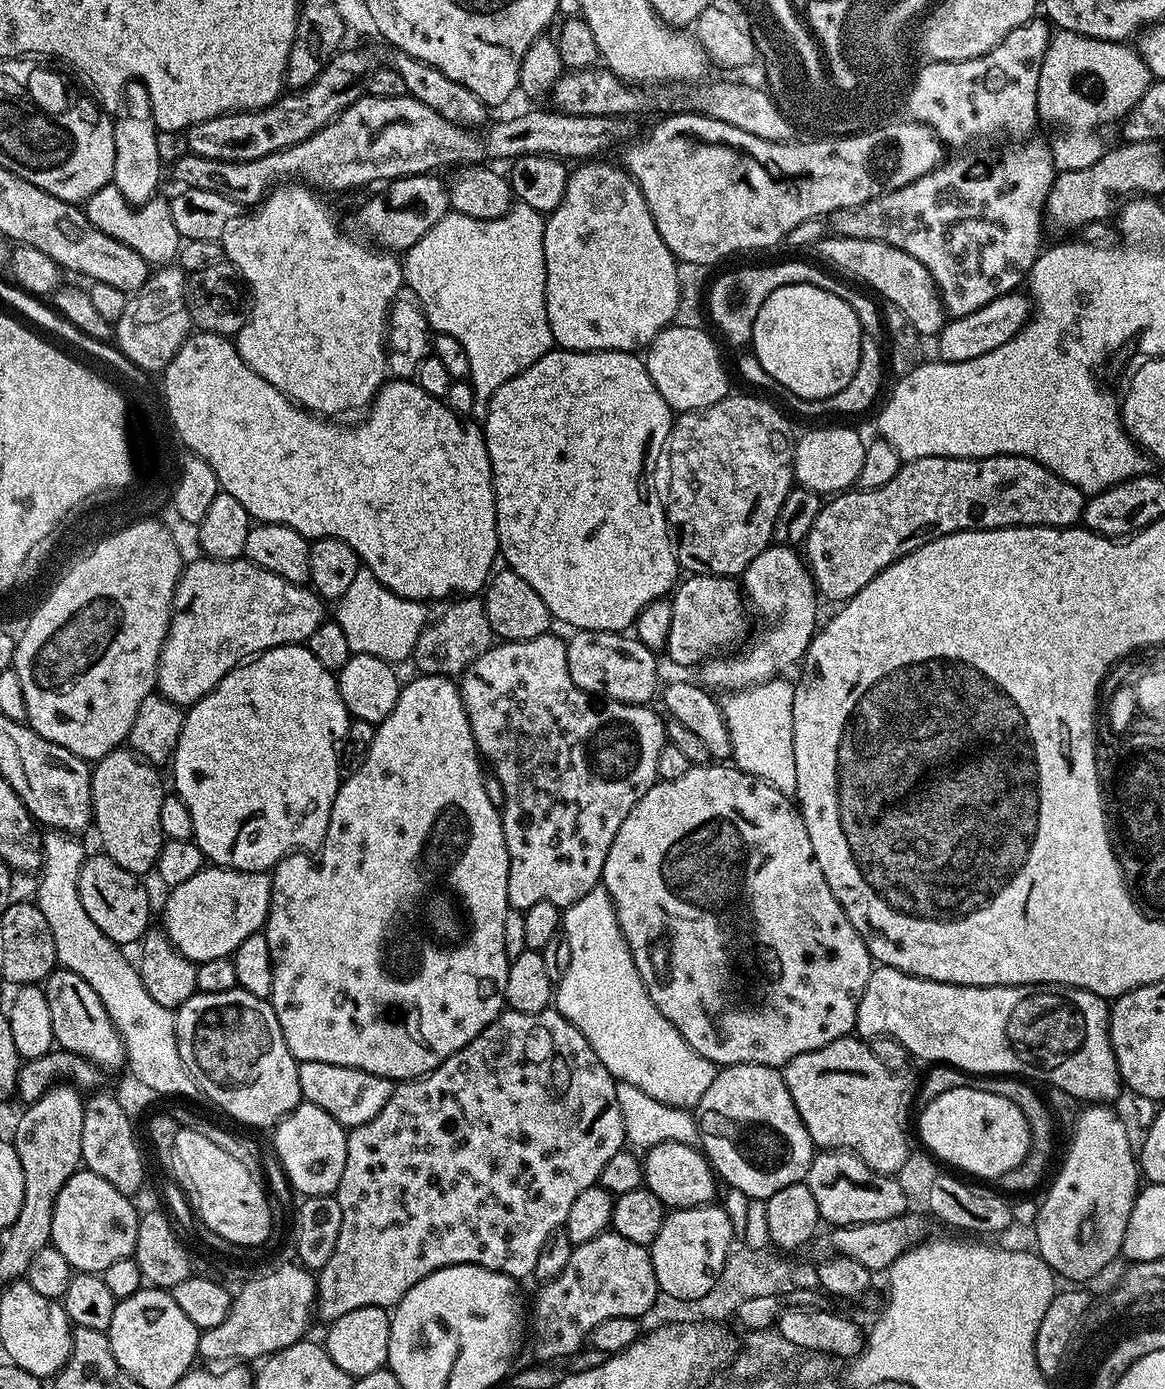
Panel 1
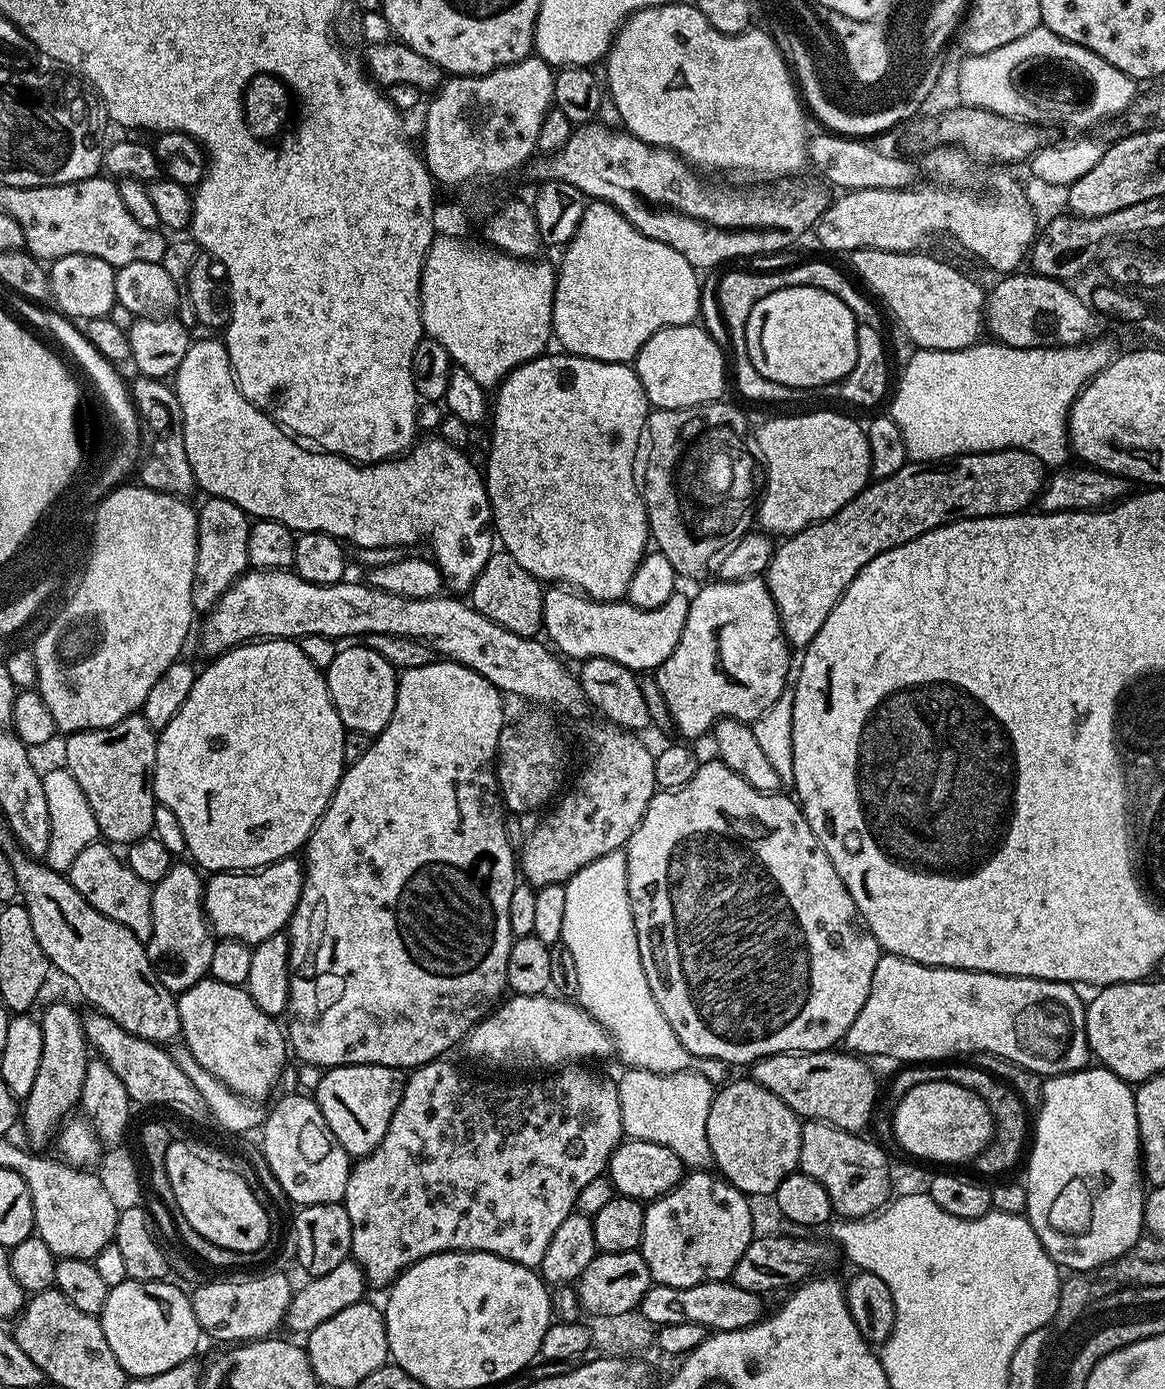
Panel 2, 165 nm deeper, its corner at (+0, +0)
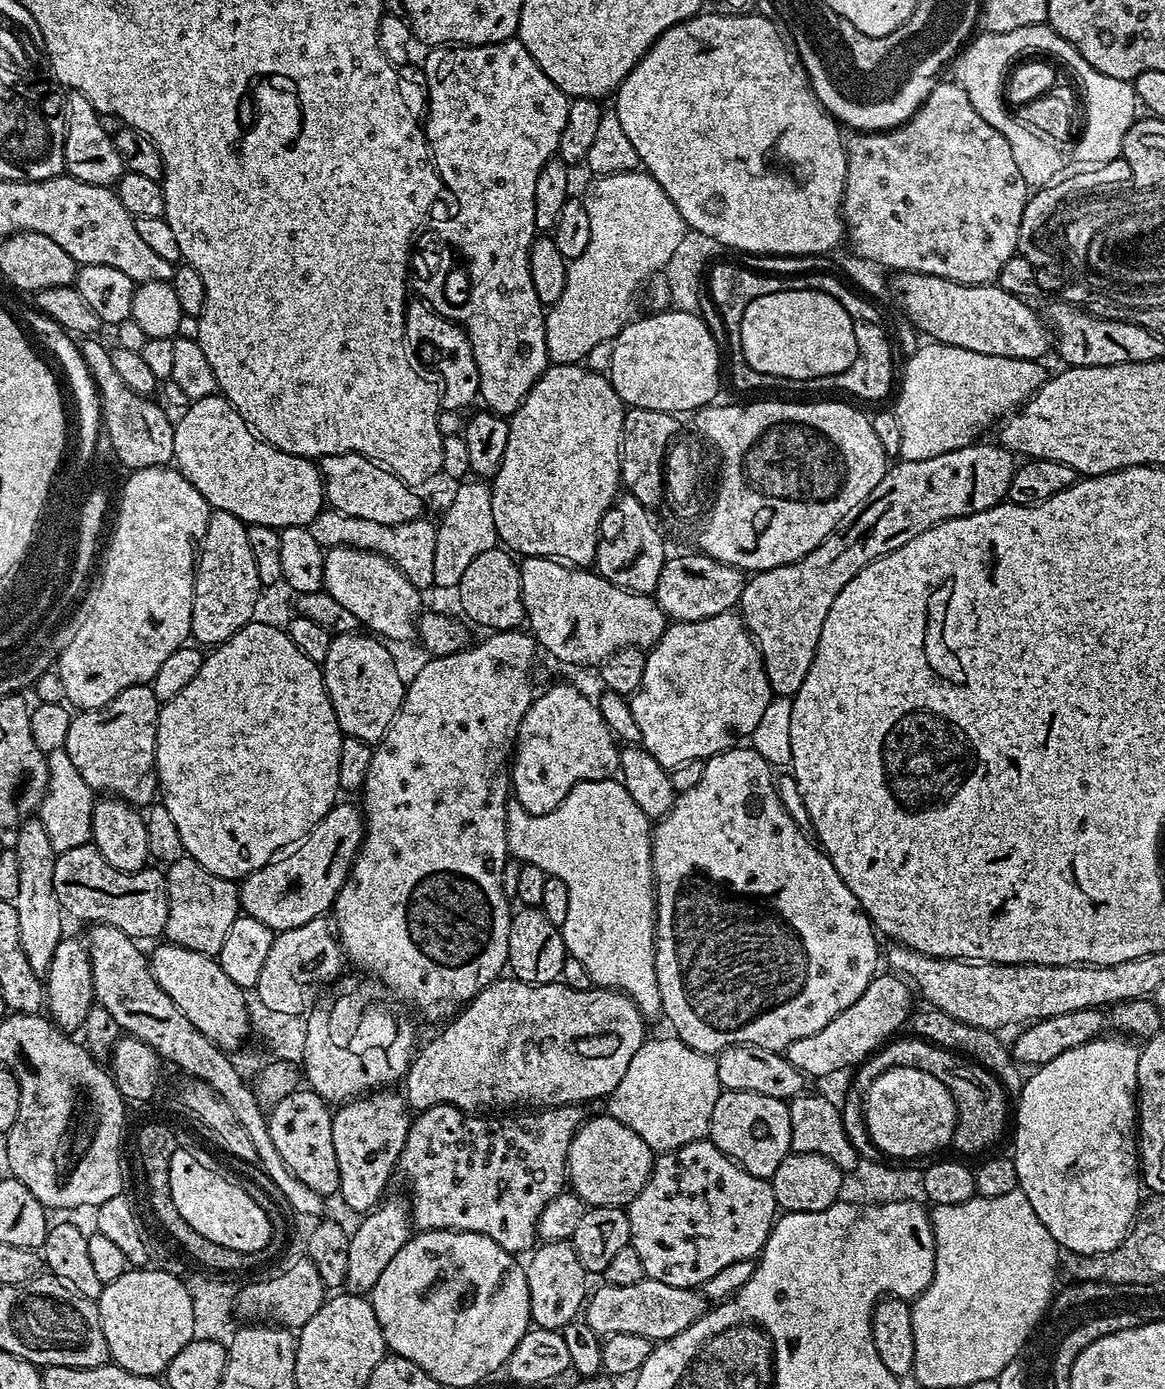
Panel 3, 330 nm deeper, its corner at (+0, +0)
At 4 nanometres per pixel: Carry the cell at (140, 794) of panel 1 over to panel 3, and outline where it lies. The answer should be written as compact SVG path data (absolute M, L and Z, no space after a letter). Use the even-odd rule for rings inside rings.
M135 684L122 690L105 708L80 710L73 715L63 748L93 793L107 794L133 806L147 806L157 799L156 727L161 703L148 684Z

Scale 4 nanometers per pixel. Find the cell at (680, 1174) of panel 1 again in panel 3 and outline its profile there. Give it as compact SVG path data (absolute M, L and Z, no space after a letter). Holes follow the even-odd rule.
M601 1114L601 1116L594 1117L593 1120L592 1117L585 1119L574 1134L568 1151L566 1180L571 1191L575 1192L578 1198L582 1198L585 1205L594 1208L601 1208L602 1206L624 1208L632 1203L632 1199L640 1193L642 1186L646 1186L646 1182L652 1173L653 1163L652 1148L646 1146L646 1142L642 1142L642 1138L638 1138L638 1134L634 1134L634 1130L630 1130L630 1126L618 1122L612 1116Z

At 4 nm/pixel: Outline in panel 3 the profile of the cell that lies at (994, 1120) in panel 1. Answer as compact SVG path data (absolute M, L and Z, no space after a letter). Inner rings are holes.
M910 1066L891 1068L868 1087L864 1096L864 1126L873 1149L885 1152L888 1156L901 1156L901 1161L912 1162L915 1156L924 1156L927 1152L936 1152L939 1148L948 1148L952 1135L956 1132L956 1103L952 1092L934 1078L934 1074L926 1074L926 1070L914 1070Z

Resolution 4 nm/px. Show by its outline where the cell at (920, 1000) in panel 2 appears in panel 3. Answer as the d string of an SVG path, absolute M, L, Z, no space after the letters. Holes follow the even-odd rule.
M895 974L887 975L876 975L870 982L870 986L862 990L862 998L858 998L854 1006L846 1006L846 1010L842 1010L842 1014L838 1014L834 1022L822 1026L818 1034L810 1034L810 1038L795 1040L786 1050L788 1061L799 1072L803 1072L805 1077L832 1076L843 1068L855 1069L876 1049L893 1039L903 1029L900 1027L903 1024L905 1027L913 1015L914 992L907 980Z

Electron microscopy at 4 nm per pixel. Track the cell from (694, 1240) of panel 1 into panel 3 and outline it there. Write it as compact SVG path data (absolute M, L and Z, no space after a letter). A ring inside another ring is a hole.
M708 1138L678 1146L678 1150L659 1153L646 1186L642 1186L626 1211L632 1235L630 1246L638 1250L638 1258L642 1258L645 1277L666 1282L666 1286L695 1289L734 1262L755 1261L778 1219L771 1183L738 1166Z

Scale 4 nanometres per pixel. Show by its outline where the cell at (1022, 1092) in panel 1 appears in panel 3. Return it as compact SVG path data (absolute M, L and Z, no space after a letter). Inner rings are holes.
M897 1035L895 1038L876 1049L851 1073L852 1085L842 1100L842 1115L844 1117L844 1129L846 1138L854 1146L857 1157L864 1158L869 1155L870 1141L864 1126L864 1096L868 1087L882 1074L891 1068L910 1066L914 1070L926 1070L926 1074L934 1074L946 1090L952 1092L956 1103L956 1132L952 1135L951 1147L960 1152L984 1152L987 1153L992 1143L1004 1132L1004 1127L1010 1124L1010 1097L996 1077L972 1063L971 1060L955 1053L939 1048L928 1040L922 1040L915 1035Z

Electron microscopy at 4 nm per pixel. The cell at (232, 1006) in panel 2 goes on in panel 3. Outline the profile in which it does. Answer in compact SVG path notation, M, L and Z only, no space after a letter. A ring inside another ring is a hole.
M160 943L150 952L150 963L158 986L170 994L170 1002L174 1002L174 1006L178 1006L178 1010L190 1018L193 1026L211 1044L225 1050L243 1045L250 1036L245 989L226 978L219 959L186 950L177 944Z

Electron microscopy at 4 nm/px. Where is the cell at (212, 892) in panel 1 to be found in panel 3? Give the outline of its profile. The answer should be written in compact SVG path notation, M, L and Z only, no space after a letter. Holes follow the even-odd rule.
M337 803L291 851L239 881L243 915L256 918L273 933L285 932L324 916L327 908L329 911L335 905L363 843L364 817L361 809L357 805L355 808L352 804Z

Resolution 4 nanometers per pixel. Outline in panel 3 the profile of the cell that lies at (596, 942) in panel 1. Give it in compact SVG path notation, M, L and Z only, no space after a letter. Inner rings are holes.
M611 778L600 781L582 781L579 784L573 786L573 789L566 794L565 800L554 810L548 814L534 814L527 813L526 810L522 808L520 804L515 802L509 803L508 805L508 825L506 826L506 838L508 839L508 850L513 857L517 856L517 861L523 862L525 864L533 864L538 866L544 873L548 876L553 876L554 878L562 878L562 882L566 882L566 890L570 893L570 907L568 913L566 914L566 922L560 927L560 933L564 936L564 946L567 955L578 958L578 962L582 962L582 966L586 966L586 971L590 973L590 978L592 979L593 985L602 988L615 988L617 992L625 992L625 994L633 1000L638 1006L638 1010L646 1018L652 1018L652 1016L659 1017L661 1015L660 1007L662 1006L662 998L658 994L658 974L656 973L656 886L652 879L652 828L650 827L650 821L646 814L642 814L642 810L638 810L638 806L634 803L634 798L630 798L630 794L626 789L624 789L623 783L619 779Z

